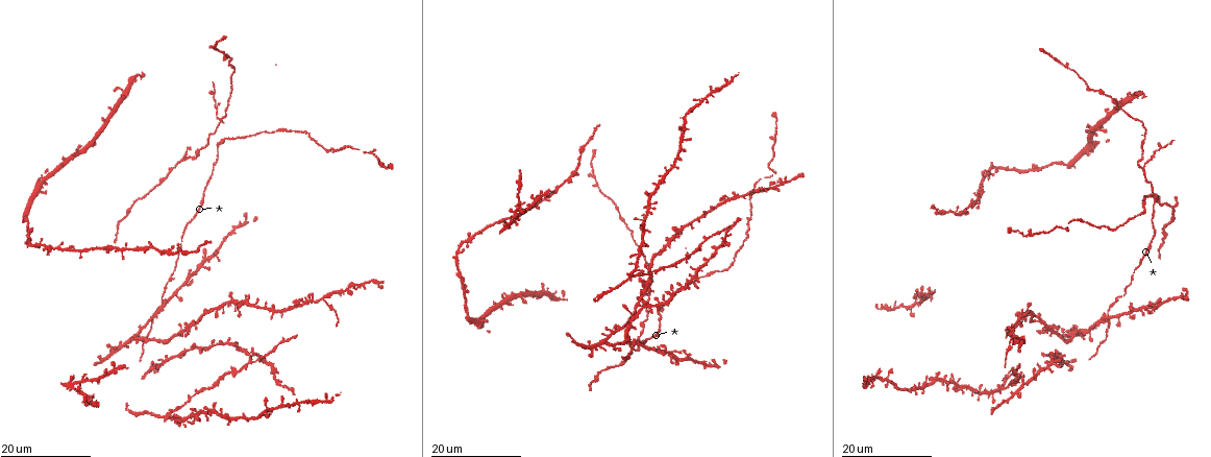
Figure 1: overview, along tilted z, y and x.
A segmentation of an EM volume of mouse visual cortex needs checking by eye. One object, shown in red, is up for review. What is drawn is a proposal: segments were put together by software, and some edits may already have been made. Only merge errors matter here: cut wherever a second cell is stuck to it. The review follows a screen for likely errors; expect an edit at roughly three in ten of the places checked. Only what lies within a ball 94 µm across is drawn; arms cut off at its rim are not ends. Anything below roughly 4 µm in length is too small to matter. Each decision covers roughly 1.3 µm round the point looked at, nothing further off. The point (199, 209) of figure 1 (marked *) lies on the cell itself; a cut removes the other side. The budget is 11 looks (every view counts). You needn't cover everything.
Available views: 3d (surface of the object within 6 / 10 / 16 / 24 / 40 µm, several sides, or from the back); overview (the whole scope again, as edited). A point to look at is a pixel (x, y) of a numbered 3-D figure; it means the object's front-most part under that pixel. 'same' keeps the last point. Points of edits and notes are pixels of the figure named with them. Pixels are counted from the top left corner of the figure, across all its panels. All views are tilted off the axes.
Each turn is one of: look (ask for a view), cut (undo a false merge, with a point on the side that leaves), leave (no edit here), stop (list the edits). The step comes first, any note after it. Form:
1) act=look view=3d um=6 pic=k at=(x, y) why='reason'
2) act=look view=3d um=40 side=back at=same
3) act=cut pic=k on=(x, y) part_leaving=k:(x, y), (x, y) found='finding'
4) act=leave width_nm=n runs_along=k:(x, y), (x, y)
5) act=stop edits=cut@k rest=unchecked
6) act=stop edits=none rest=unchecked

act=look view=3d um=24 pic=1 at=(721, 229) why='a narrow waist'

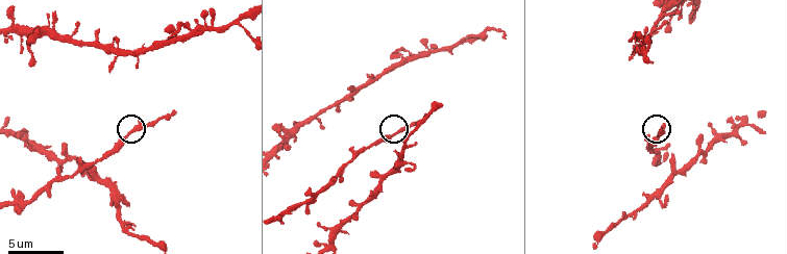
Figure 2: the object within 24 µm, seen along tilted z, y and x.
act=look view=3d um=6 pic=2 at=(395, 135)

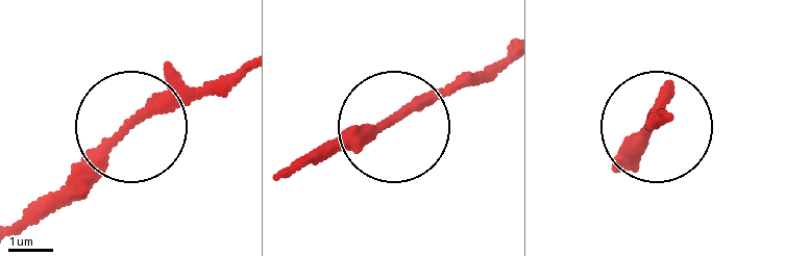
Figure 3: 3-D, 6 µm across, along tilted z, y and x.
act=leave runs_along=3:(316, 157), (489, 79) found='continuous, no second cell'

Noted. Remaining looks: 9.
act=look view=3d um=10 pic=2 at=(462, 40)

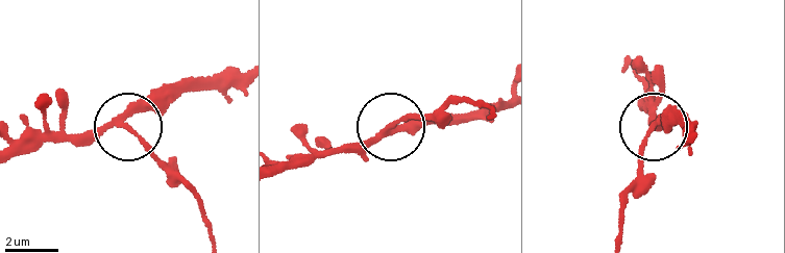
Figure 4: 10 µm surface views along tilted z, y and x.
act=look view=3d um=6 pic=4 at=(386, 128)

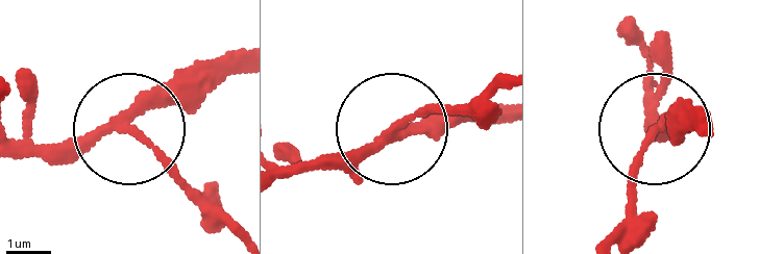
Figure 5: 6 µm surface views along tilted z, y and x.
act=cut pic=5 on=(175, 175) arms=3 part_leaving=5:(131, 133), (240, 240) found='a second cell is stuck on'

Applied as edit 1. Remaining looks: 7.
act=look view=3d um=10 pic=2 at=(340, 169)

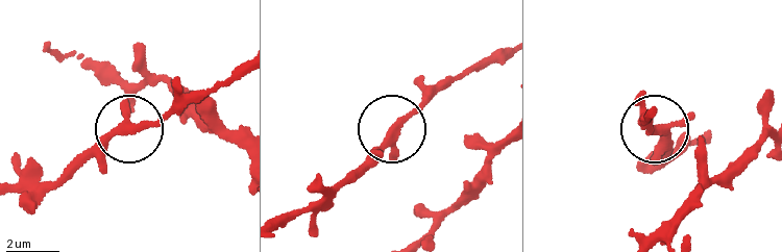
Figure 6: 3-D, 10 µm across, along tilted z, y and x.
act=leave width_nm=260 found='continuous, no second cell'

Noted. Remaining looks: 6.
act=look view=3d um=24 pic=1 at=(199, 414)

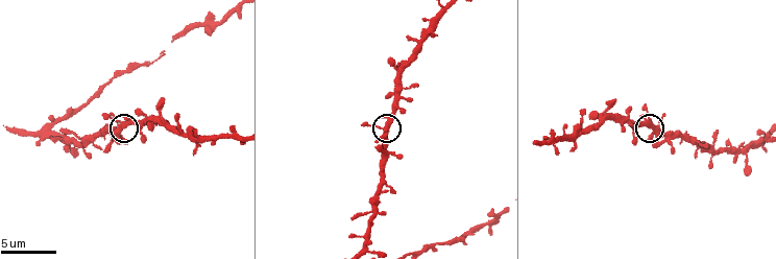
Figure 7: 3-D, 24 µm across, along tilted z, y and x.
act=look view=3d um=6 pic=7 at=(385, 127)

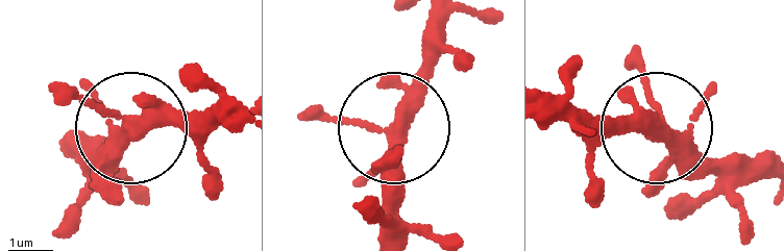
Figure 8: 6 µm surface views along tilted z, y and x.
act=leave runs_along=8:(769, 176), (716, 166), (659, 128), (595, 136), (574, 126) found='one cell here'

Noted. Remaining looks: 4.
act=look view=3d um=24 pic=1 at=(1109, 322) why='three arms meet'

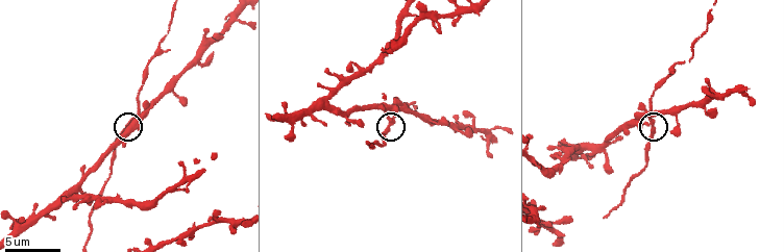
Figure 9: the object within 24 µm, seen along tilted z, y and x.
act=look view=3d um=6 pic=9 at=(390, 123)

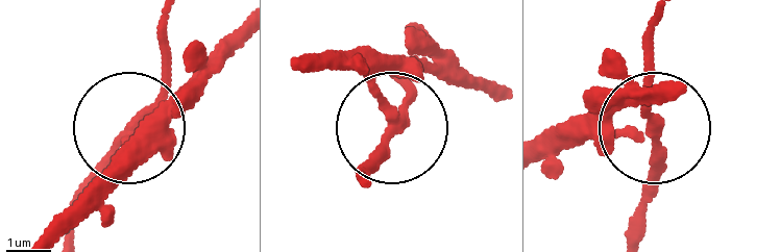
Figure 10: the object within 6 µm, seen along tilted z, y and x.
act=leave width_nm=200 runs_along=10:(662, 19), (647, 44), (657, 150), (646, 183) found='all the same cell'

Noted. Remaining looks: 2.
act=stop edits=cut@5 rest=unchecked

